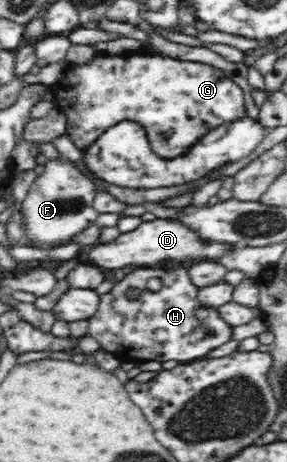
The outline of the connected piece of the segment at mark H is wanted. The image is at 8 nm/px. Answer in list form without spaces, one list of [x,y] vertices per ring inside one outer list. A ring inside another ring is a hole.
[[[179,266],[179,277],[159,277],[157,268],[137,269],[131,275],[114,282],[113,288],[100,295],[97,311],[88,319],[88,334],[101,344],[101,350],[114,354],[120,361],[193,361],[197,357],[207,355],[212,349],[233,339],[234,328],[231,327],[217,307],[204,307],[199,300],[199,287],[187,277],[187,269]],[[158,277],[162,288],[152,292],[147,288],[147,281]],[[129,289],[139,289],[139,297],[131,299],[127,296]]]

